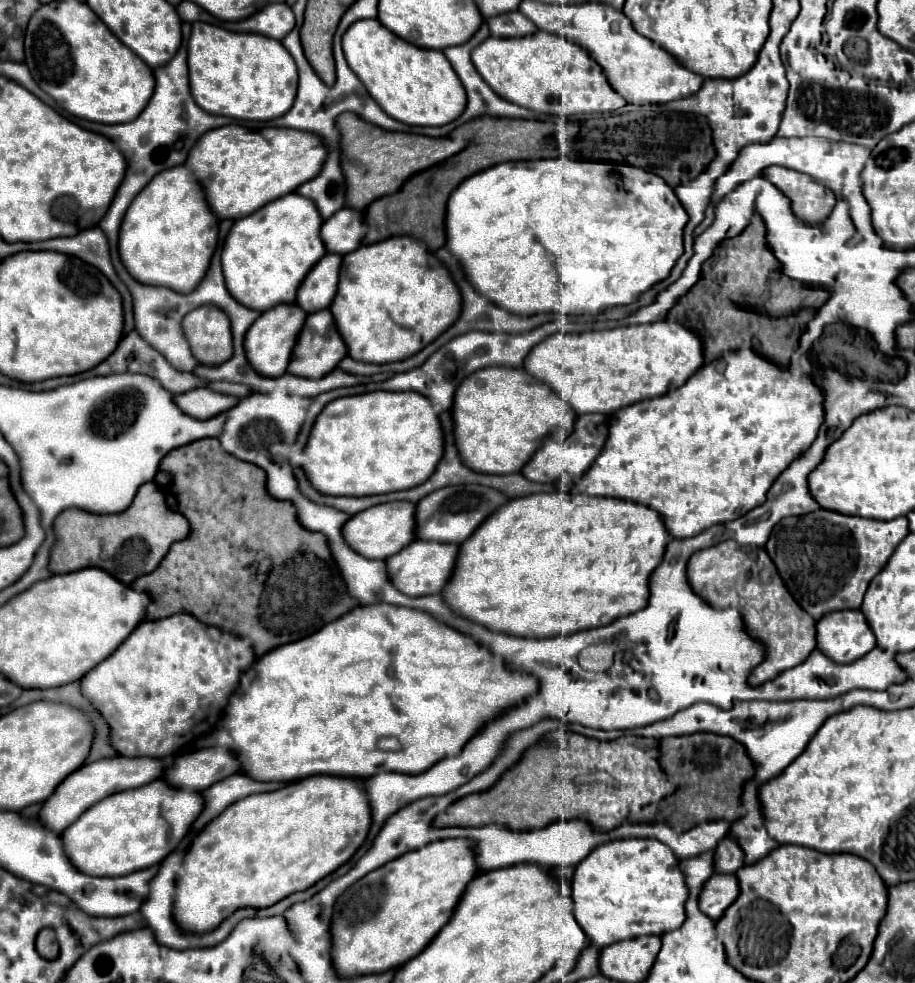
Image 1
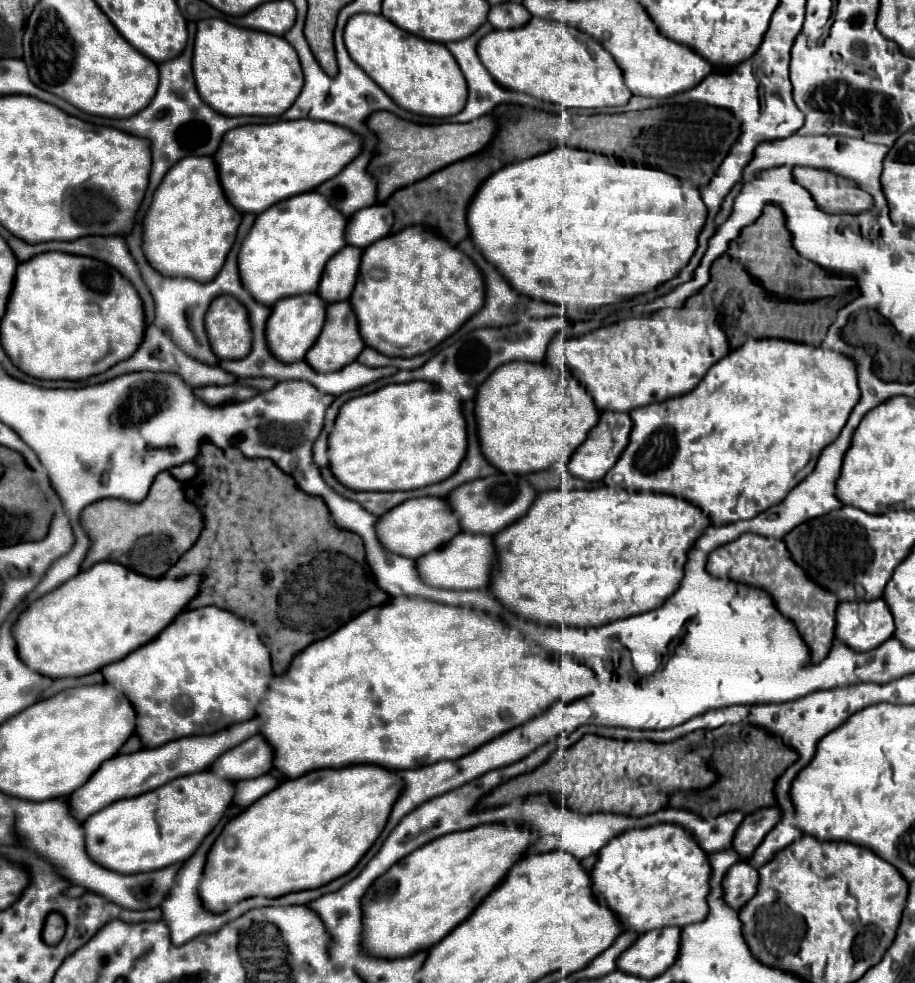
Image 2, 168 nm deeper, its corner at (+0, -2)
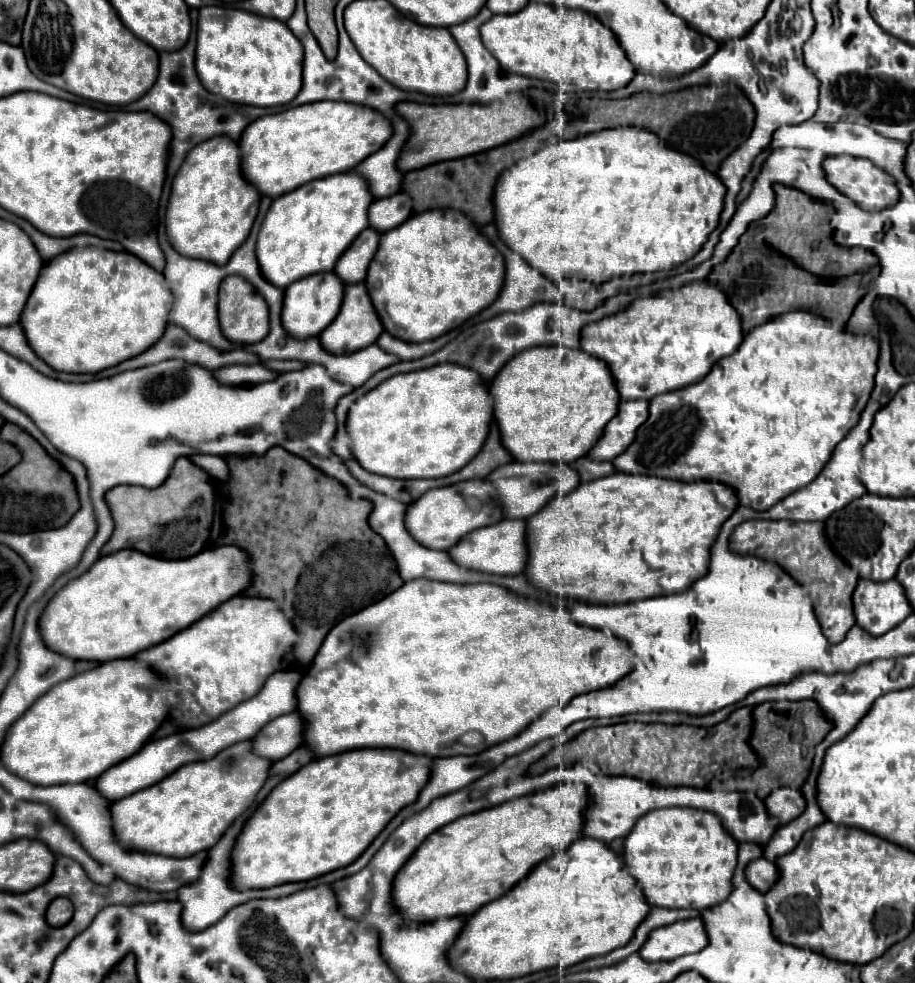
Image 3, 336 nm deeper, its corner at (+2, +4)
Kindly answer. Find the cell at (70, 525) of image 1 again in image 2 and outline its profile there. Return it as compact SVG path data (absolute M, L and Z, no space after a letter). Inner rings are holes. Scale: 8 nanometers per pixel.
M166 470L158 474L144 502L132 504L118 498L98 500L84 508L82 526L92 540L92 548L82 564L82 570L92 568L96 562L114 560L134 572L160 578L180 560L184 552L194 546L204 528L204 520L200 508L186 500L182 482Z

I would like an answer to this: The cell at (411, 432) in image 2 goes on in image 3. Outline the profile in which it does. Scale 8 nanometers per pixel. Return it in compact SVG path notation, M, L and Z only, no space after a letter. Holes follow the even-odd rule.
M454 364L400 374L360 396L348 410L346 436L352 456L370 474L386 478L442 478L478 454L492 420L486 384L474 370Z

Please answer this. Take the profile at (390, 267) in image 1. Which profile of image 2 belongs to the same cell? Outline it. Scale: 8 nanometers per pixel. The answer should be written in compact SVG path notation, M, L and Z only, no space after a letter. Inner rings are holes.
M410 226L376 240L364 250L360 276L350 296L350 302L358 316L360 334L366 346L376 348L386 356L408 358L428 352L444 342L448 336L452 336L484 306L484 296L484 276L462 250L458 250L454 244L434 234L426 226Z

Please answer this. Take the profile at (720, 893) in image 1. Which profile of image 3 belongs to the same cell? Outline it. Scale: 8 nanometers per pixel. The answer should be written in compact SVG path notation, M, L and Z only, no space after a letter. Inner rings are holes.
M758 858L748 862L748 866L744 868L744 874L746 874L746 882L754 890L766 892L776 880L776 866L764 858Z

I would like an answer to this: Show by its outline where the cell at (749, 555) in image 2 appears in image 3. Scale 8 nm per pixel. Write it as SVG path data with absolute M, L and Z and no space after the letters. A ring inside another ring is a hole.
M748 520L736 526L730 536L730 550L738 554L738 546L756 546L752 554L764 562L780 566L790 574L798 584L808 592L808 598L814 604L816 620L820 622L822 634L830 644L844 640L846 632L854 626L852 612L852 592L858 582L858 576L850 566L838 562L826 542L822 542L822 522L790 522L790 520Z

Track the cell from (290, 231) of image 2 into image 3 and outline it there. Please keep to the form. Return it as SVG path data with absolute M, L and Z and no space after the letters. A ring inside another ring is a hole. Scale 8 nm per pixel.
M352 172L308 182L276 198L256 240L256 258L262 276L272 286L284 290L300 278L330 272L338 256L368 226L368 206L372 200L366 182Z

